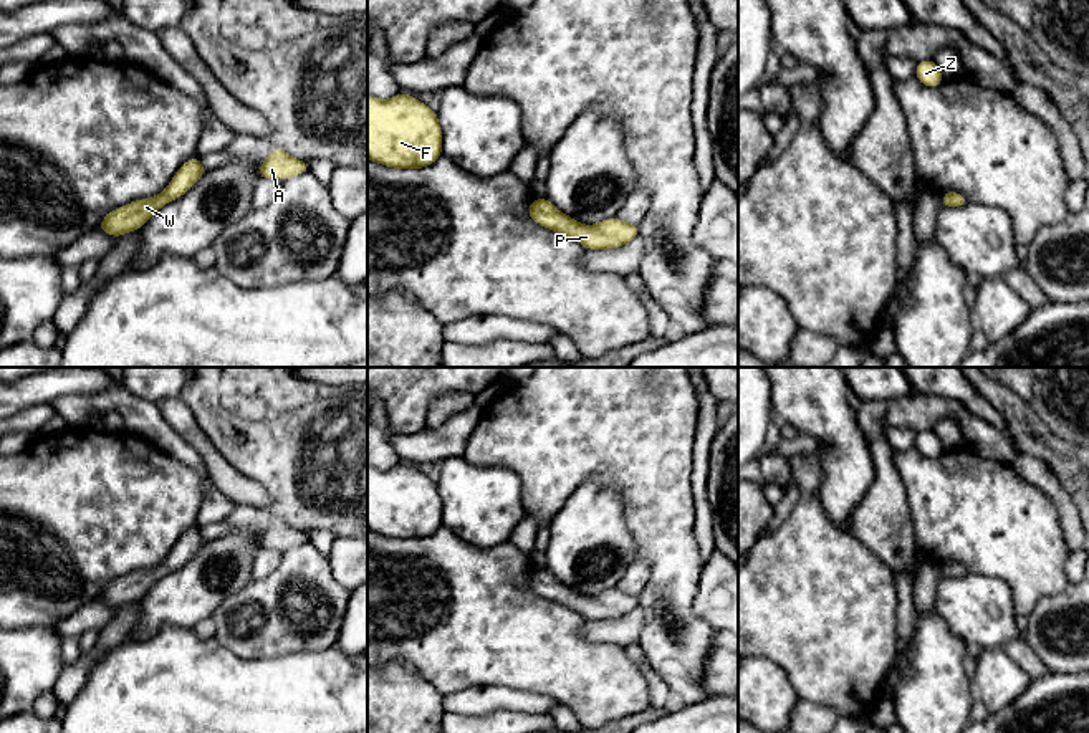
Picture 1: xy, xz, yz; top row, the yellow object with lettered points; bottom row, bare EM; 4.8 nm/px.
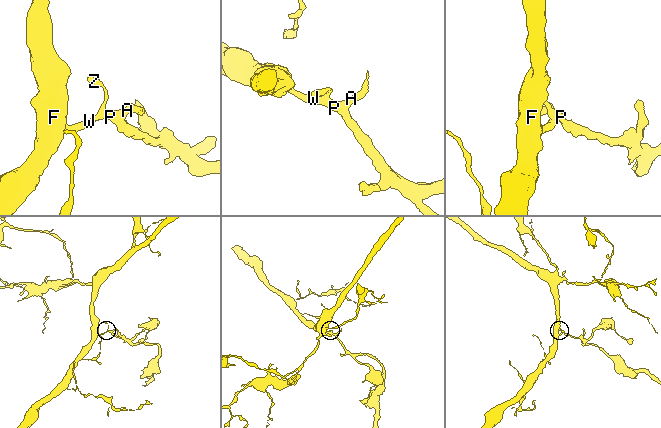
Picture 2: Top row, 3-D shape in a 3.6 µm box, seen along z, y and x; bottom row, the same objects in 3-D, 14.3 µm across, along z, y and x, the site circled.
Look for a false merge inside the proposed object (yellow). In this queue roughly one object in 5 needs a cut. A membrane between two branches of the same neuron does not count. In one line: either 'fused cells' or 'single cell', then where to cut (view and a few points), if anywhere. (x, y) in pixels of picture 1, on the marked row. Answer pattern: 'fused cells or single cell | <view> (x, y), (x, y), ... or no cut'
single cell | no cut

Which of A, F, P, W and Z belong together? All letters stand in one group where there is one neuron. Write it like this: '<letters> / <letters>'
A F P W Z

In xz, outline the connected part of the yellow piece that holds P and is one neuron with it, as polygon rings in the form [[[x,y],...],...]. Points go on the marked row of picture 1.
[[[546,197],[535,199],[526,215],[538,225],[579,242],[588,250],[611,250],[629,245],[637,235],[636,223],[611,217],[594,225],[584,225],[559,212]]]

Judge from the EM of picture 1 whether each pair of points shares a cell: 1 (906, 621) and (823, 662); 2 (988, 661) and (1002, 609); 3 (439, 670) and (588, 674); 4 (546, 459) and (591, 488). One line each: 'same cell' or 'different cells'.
1: different cells
2: different cells
3: same cell
4: different cells

